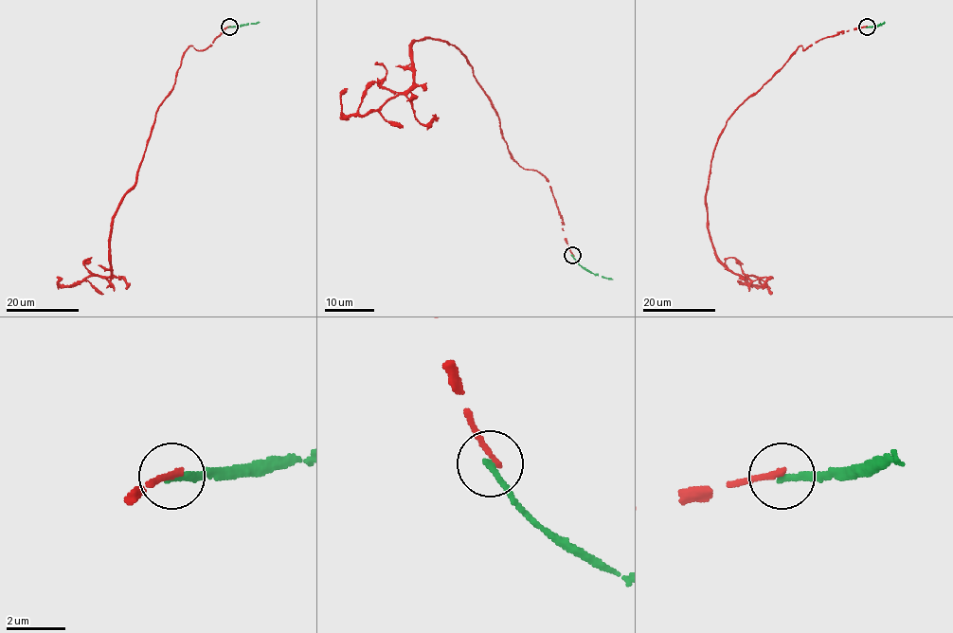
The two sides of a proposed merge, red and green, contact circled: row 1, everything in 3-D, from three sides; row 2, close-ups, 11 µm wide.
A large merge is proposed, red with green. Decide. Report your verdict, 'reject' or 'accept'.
reject

